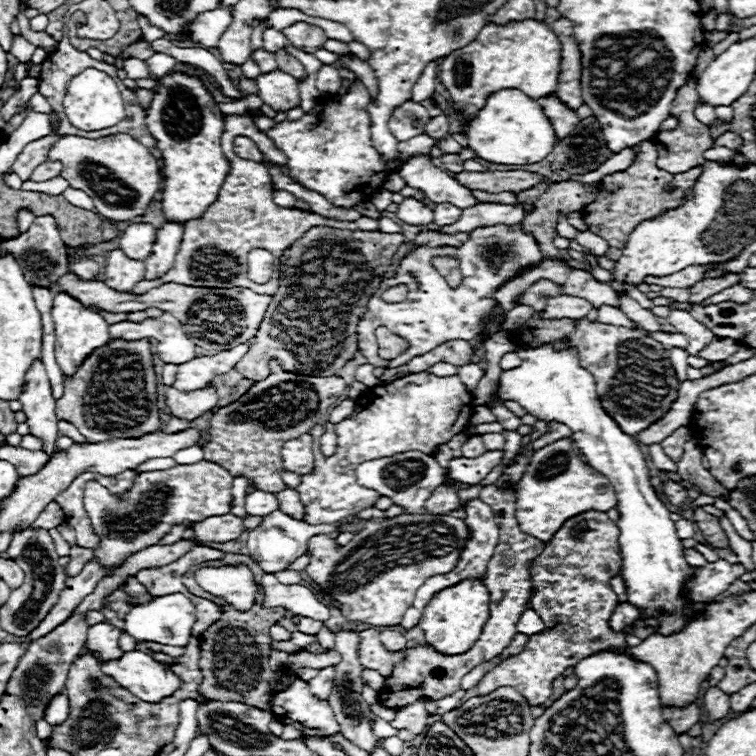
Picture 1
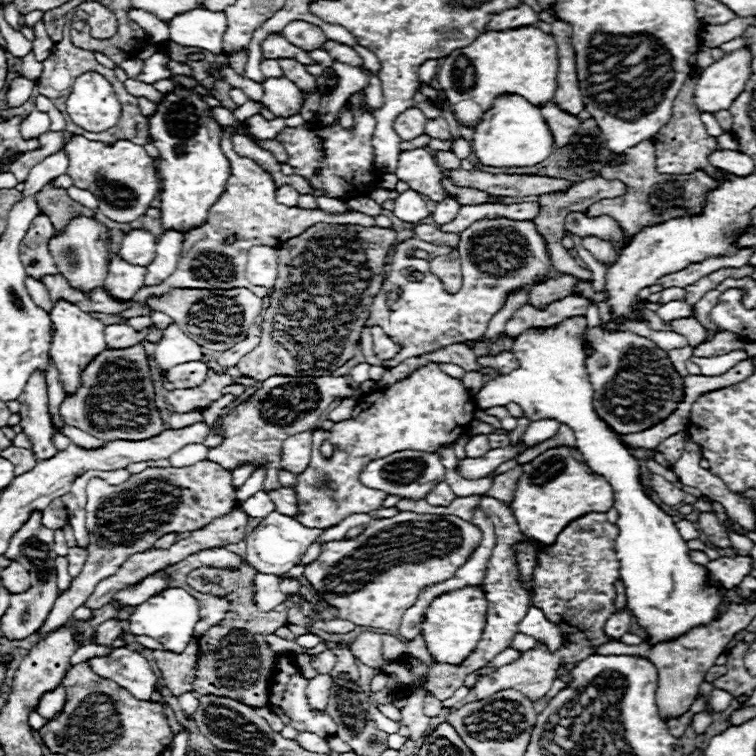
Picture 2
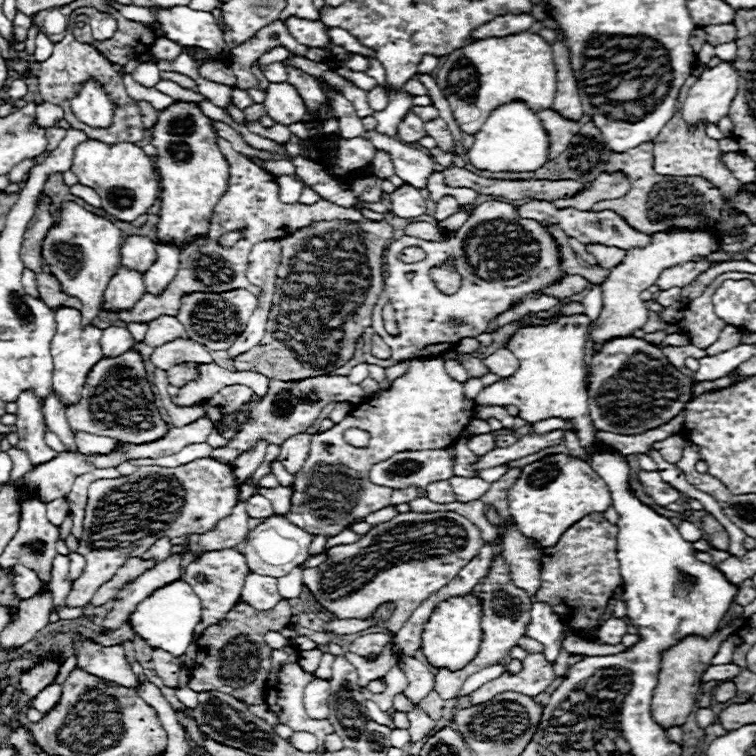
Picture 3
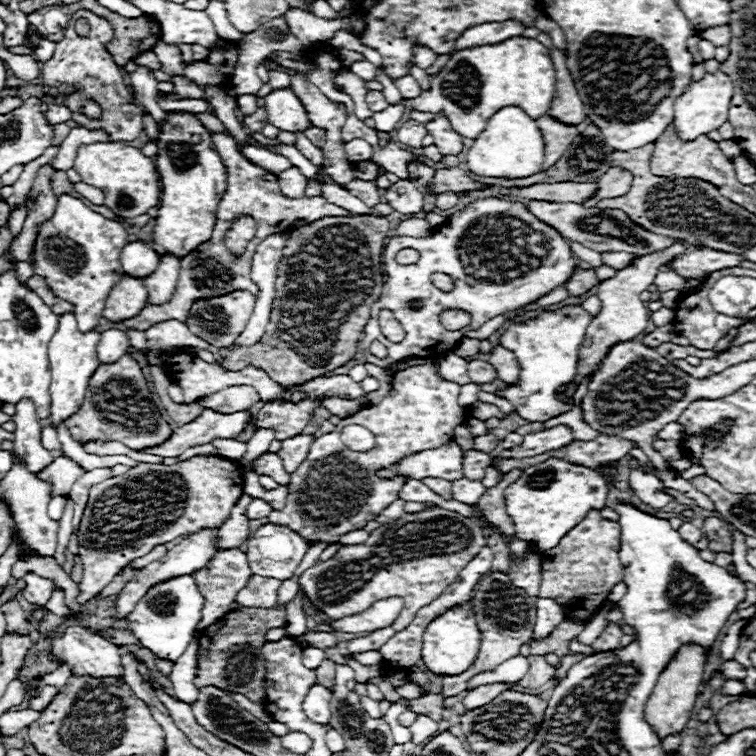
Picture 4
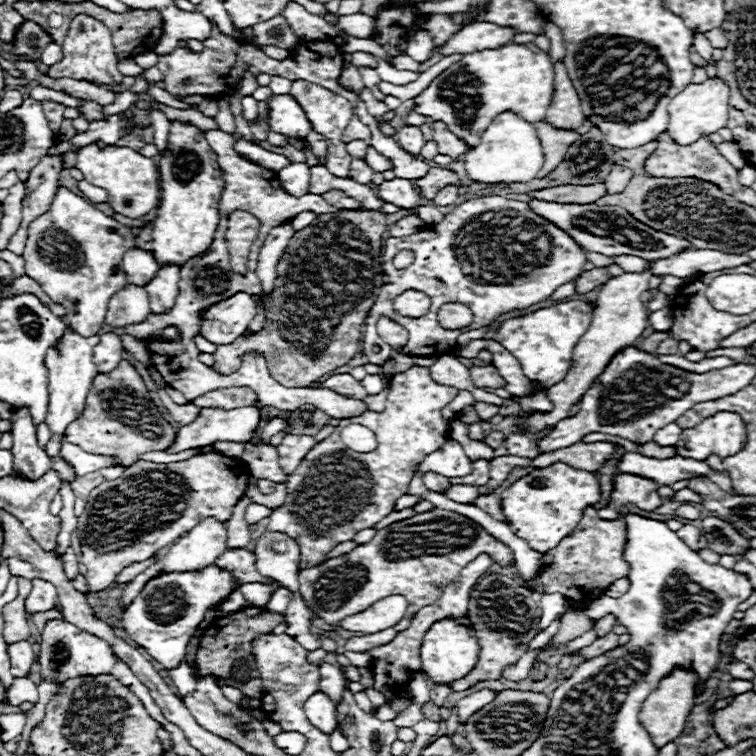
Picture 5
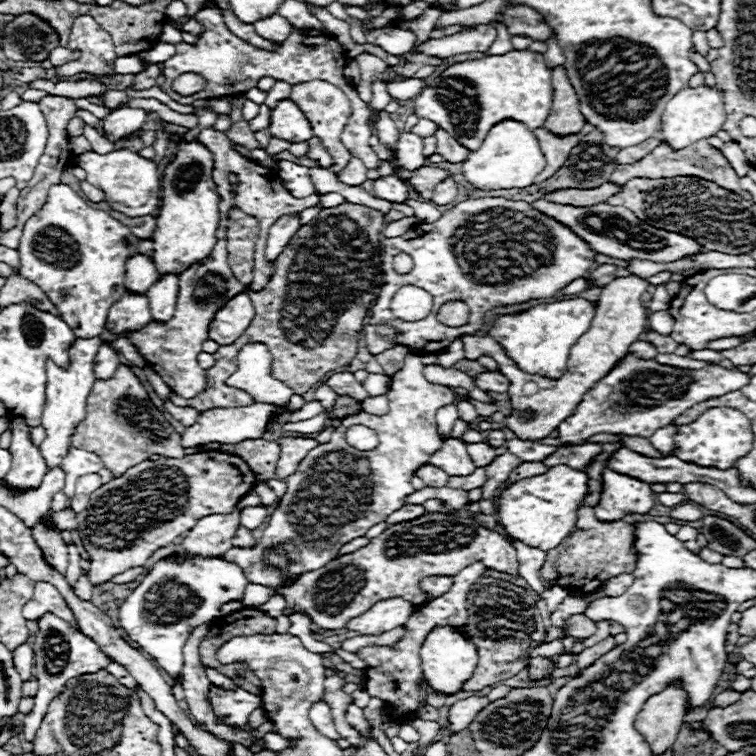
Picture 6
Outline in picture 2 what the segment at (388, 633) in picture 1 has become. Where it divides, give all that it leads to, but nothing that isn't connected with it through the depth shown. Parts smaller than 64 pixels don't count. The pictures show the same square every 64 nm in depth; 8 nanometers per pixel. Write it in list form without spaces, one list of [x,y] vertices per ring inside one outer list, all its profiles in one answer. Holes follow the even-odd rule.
[[[384,634],[384,650],[382,650],[384,660],[396,660],[396,658],[400,658],[404,654],[406,654],[406,644],[396,636]]]

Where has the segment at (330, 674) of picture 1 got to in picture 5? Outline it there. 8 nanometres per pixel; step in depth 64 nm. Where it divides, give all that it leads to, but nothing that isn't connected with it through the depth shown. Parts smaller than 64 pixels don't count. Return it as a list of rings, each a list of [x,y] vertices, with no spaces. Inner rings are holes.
[[[316,692],[306,702],[306,716],[308,720],[324,734],[332,734],[336,728],[336,716],[334,716],[334,704],[330,698],[322,692]]]

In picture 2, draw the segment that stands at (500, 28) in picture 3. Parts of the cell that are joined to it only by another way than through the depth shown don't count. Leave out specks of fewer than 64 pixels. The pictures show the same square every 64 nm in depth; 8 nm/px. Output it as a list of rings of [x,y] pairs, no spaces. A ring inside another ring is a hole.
[[[524,2],[518,8],[510,8],[506,12],[494,14],[494,18],[490,20],[490,24],[486,24],[484,32],[494,30],[494,32],[502,32],[502,30],[512,30],[512,28],[522,28],[522,26],[532,26],[538,20],[538,14],[526,6]]]

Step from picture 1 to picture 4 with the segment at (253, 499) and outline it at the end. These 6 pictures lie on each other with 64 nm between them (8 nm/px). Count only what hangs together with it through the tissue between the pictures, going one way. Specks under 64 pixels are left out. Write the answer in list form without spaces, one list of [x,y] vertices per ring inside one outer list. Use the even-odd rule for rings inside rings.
[[[252,500],[248,506],[248,520],[266,518],[270,512],[272,512],[272,508],[264,500]]]

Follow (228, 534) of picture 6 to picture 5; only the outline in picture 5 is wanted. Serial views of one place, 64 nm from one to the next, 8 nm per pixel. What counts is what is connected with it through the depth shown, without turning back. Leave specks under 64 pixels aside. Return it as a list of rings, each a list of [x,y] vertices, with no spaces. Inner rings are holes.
[[[214,518],[202,520],[202,522],[198,524],[198,528],[192,528],[190,532],[186,532],[186,534],[178,540],[178,544],[174,544],[174,546],[170,548],[170,552],[168,552],[158,564],[152,564],[150,568],[146,568],[146,572],[138,574],[138,576],[128,584],[128,588],[124,590],[124,596],[122,596],[122,606],[130,604],[130,600],[134,598],[134,594],[140,592],[142,584],[146,584],[146,580],[148,580],[150,576],[158,576],[160,570],[168,570],[168,572],[174,572],[174,570],[194,570],[194,568],[202,568],[202,566],[206,566],[206,564],[212,564],[222,552],[228,550],[228,546],[226,546],[226,538],[228,538],[226,532],[228,532],[228,522],[220,522],[220,520],[214,520]]]

